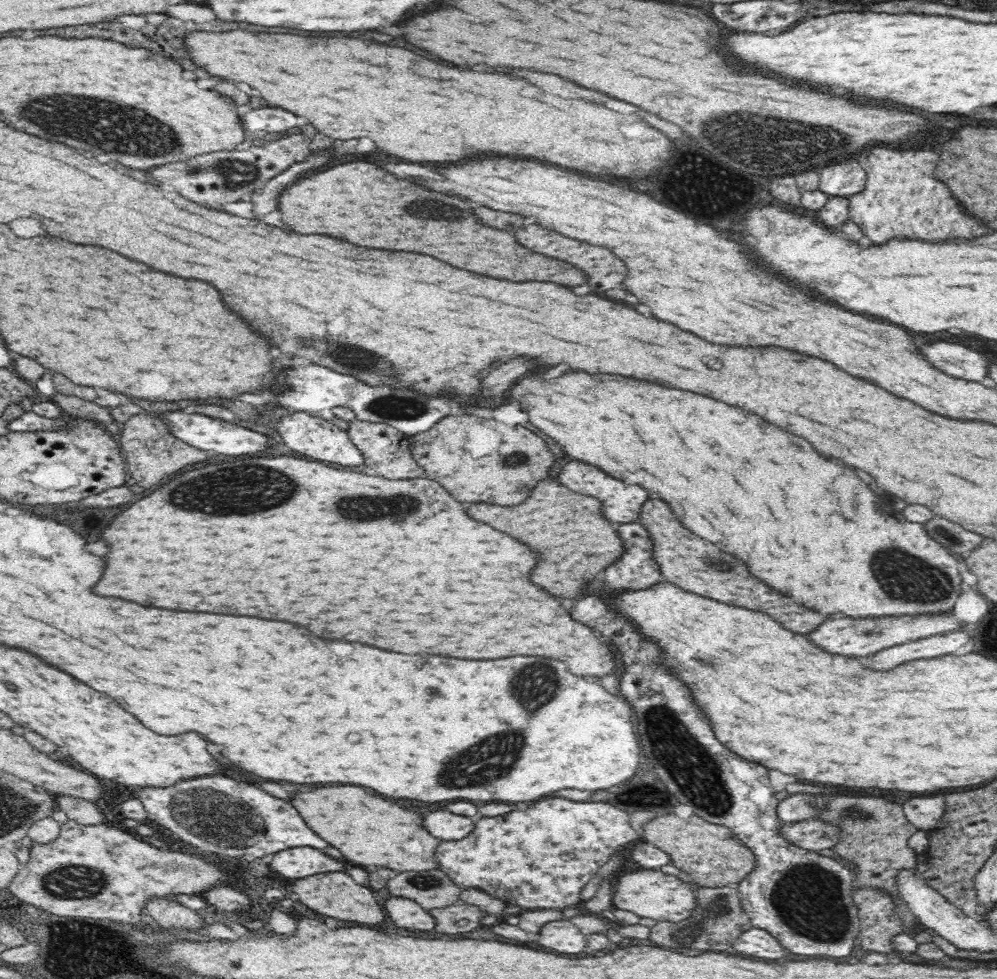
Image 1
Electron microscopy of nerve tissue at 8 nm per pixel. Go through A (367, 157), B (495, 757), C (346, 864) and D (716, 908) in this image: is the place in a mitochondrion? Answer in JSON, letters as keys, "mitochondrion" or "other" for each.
{"A":"other","B":"mitochondrion","C":"other","D":"mitochondrion"}

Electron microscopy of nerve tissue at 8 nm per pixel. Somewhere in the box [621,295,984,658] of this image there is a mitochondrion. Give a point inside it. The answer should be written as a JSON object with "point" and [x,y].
{"point":[905,578]}

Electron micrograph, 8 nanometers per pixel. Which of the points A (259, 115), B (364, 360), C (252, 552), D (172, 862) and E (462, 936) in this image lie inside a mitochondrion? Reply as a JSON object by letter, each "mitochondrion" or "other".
{"A":"other","B":"mitochondrion","C":"other","D":"mitochondrion","E":"other"}

